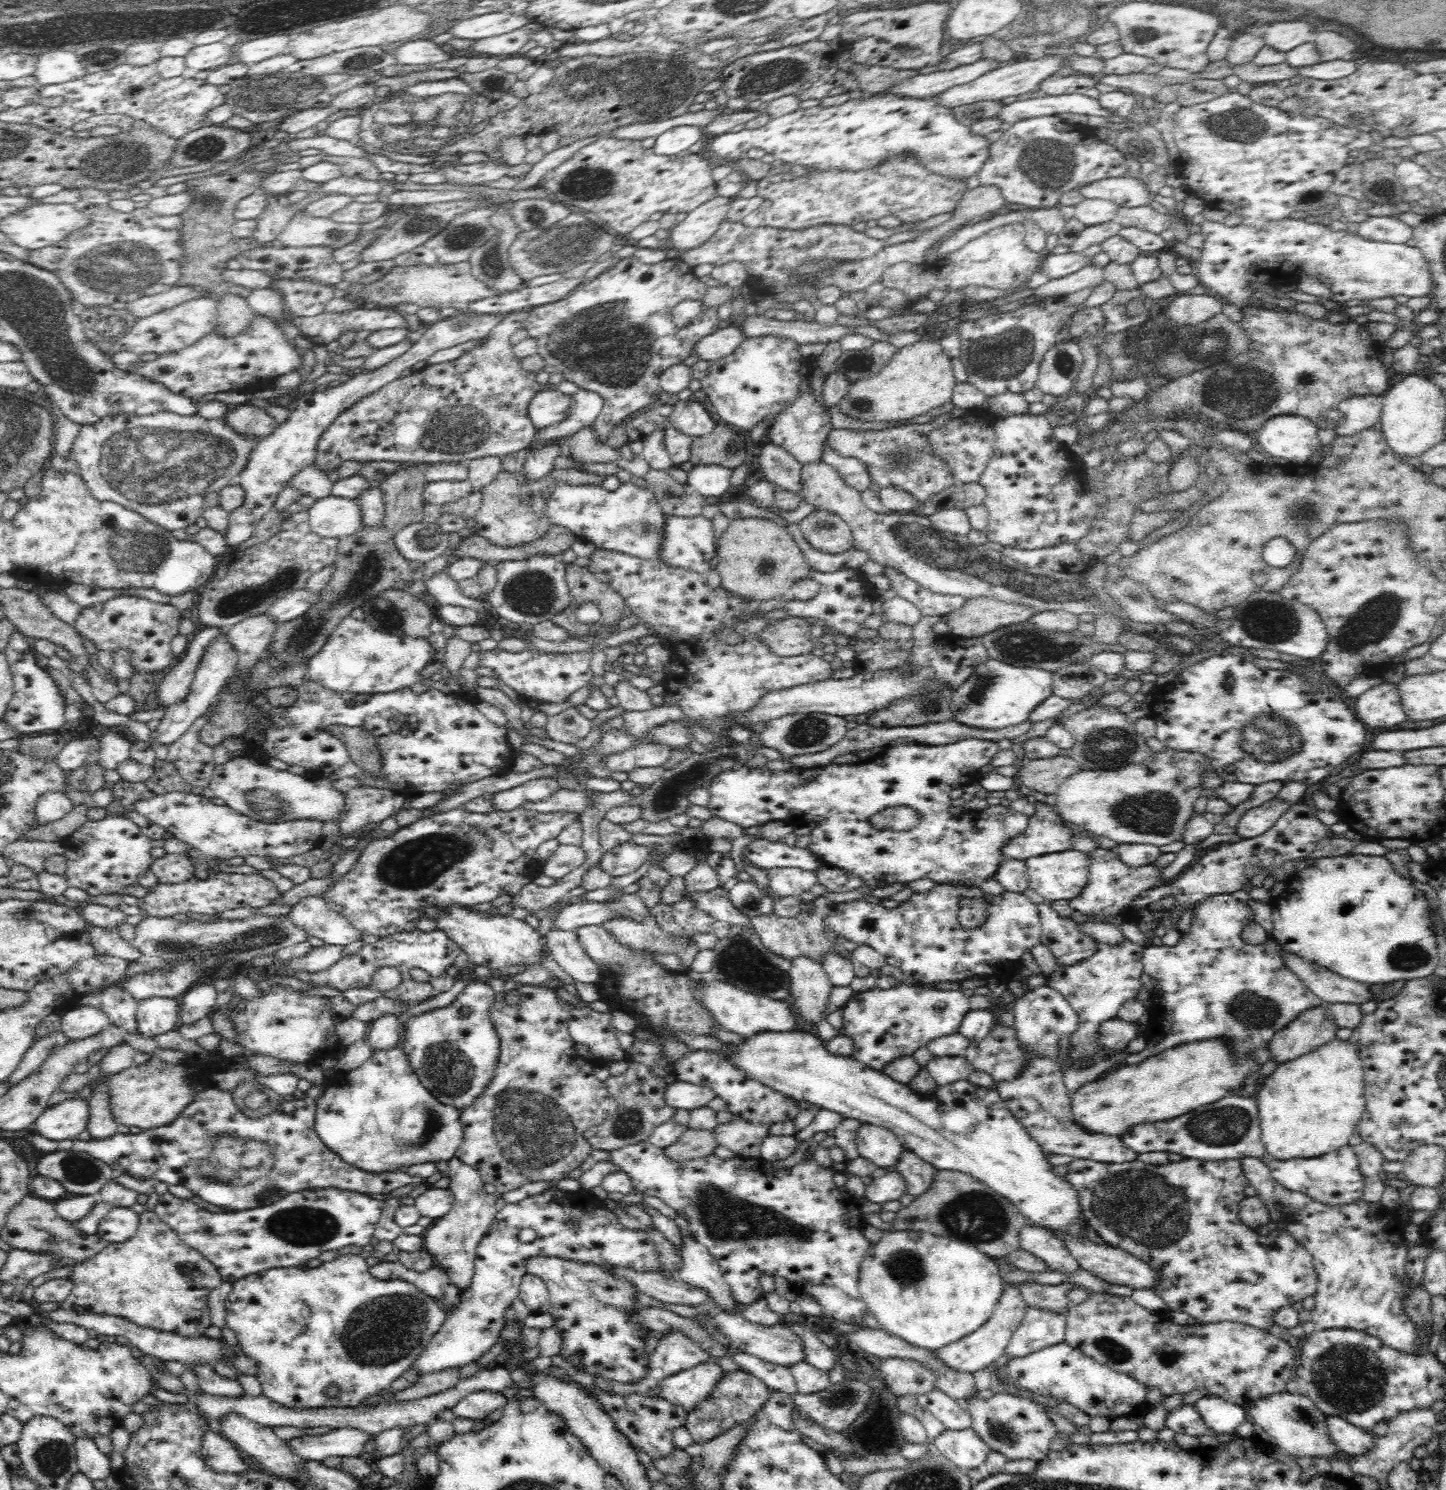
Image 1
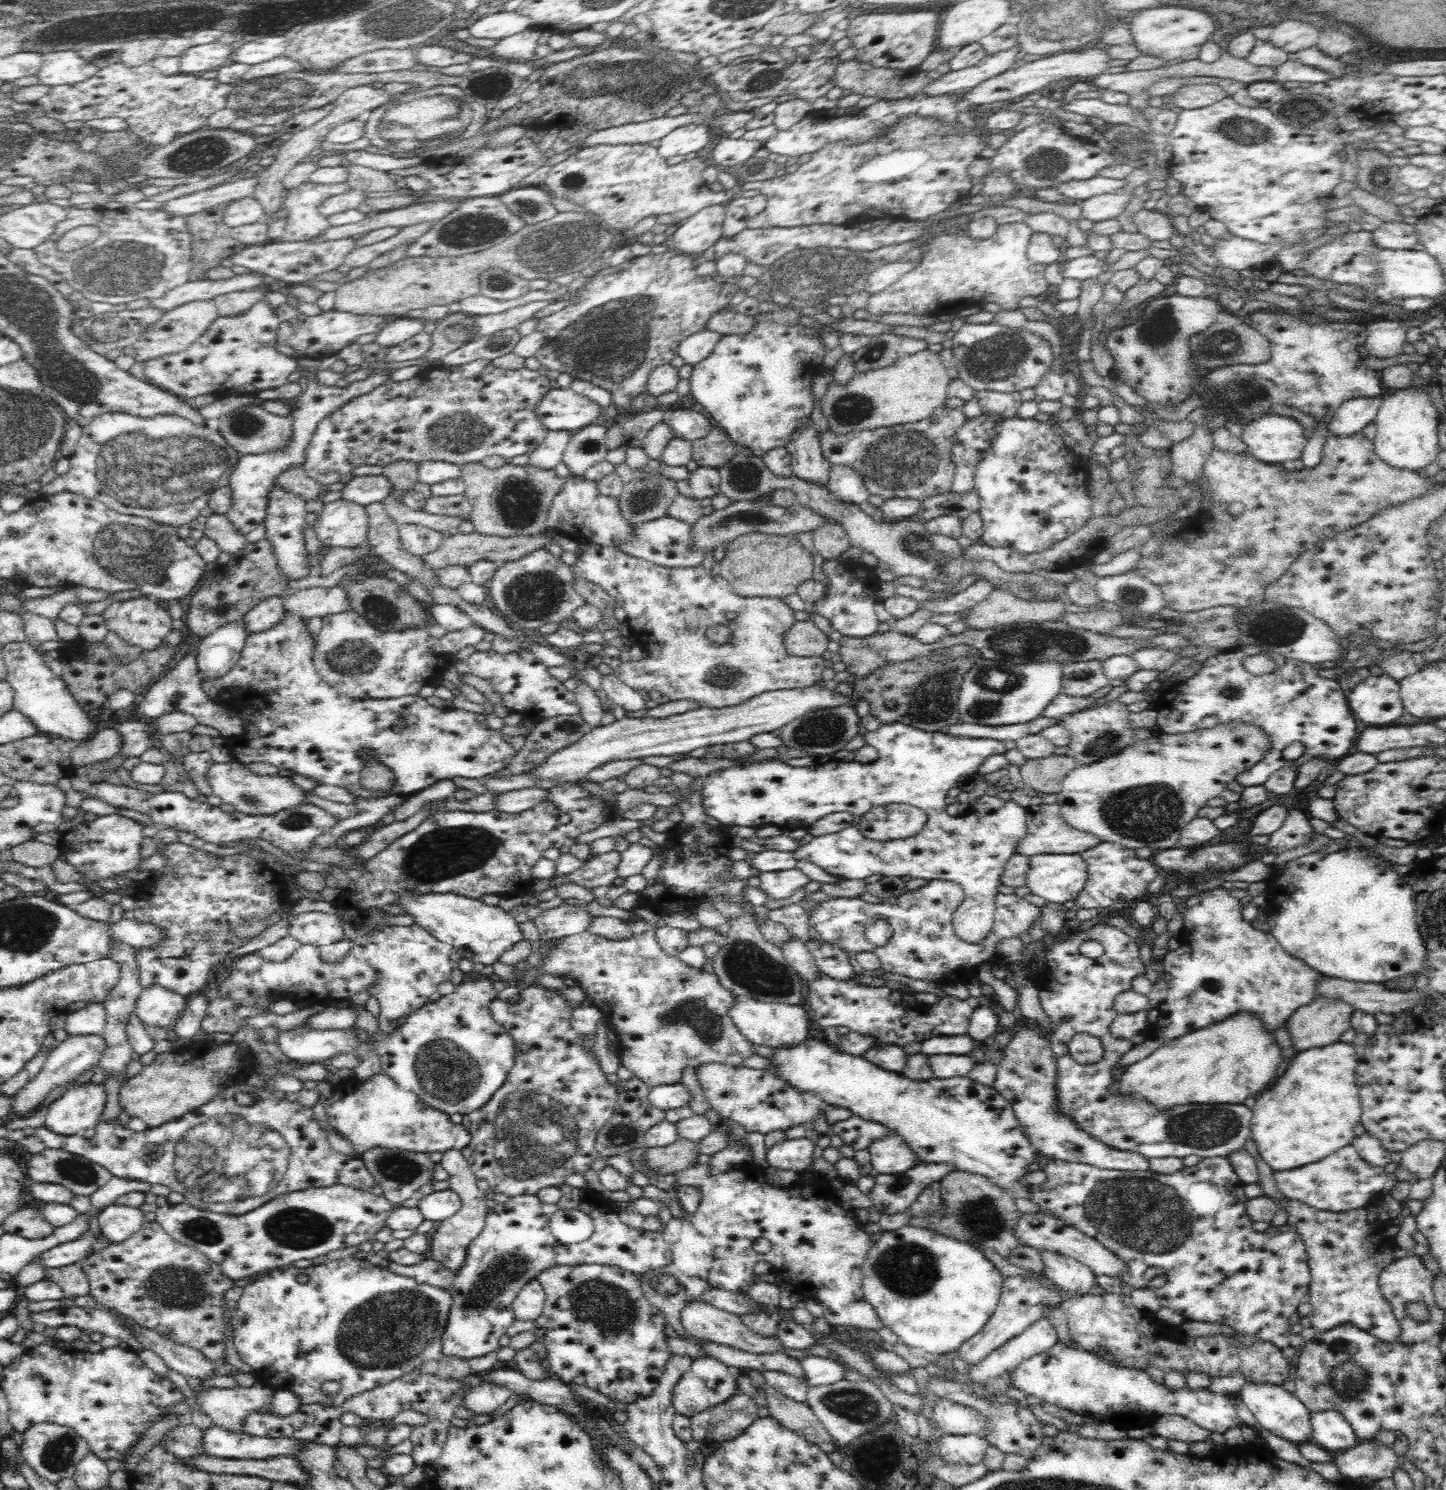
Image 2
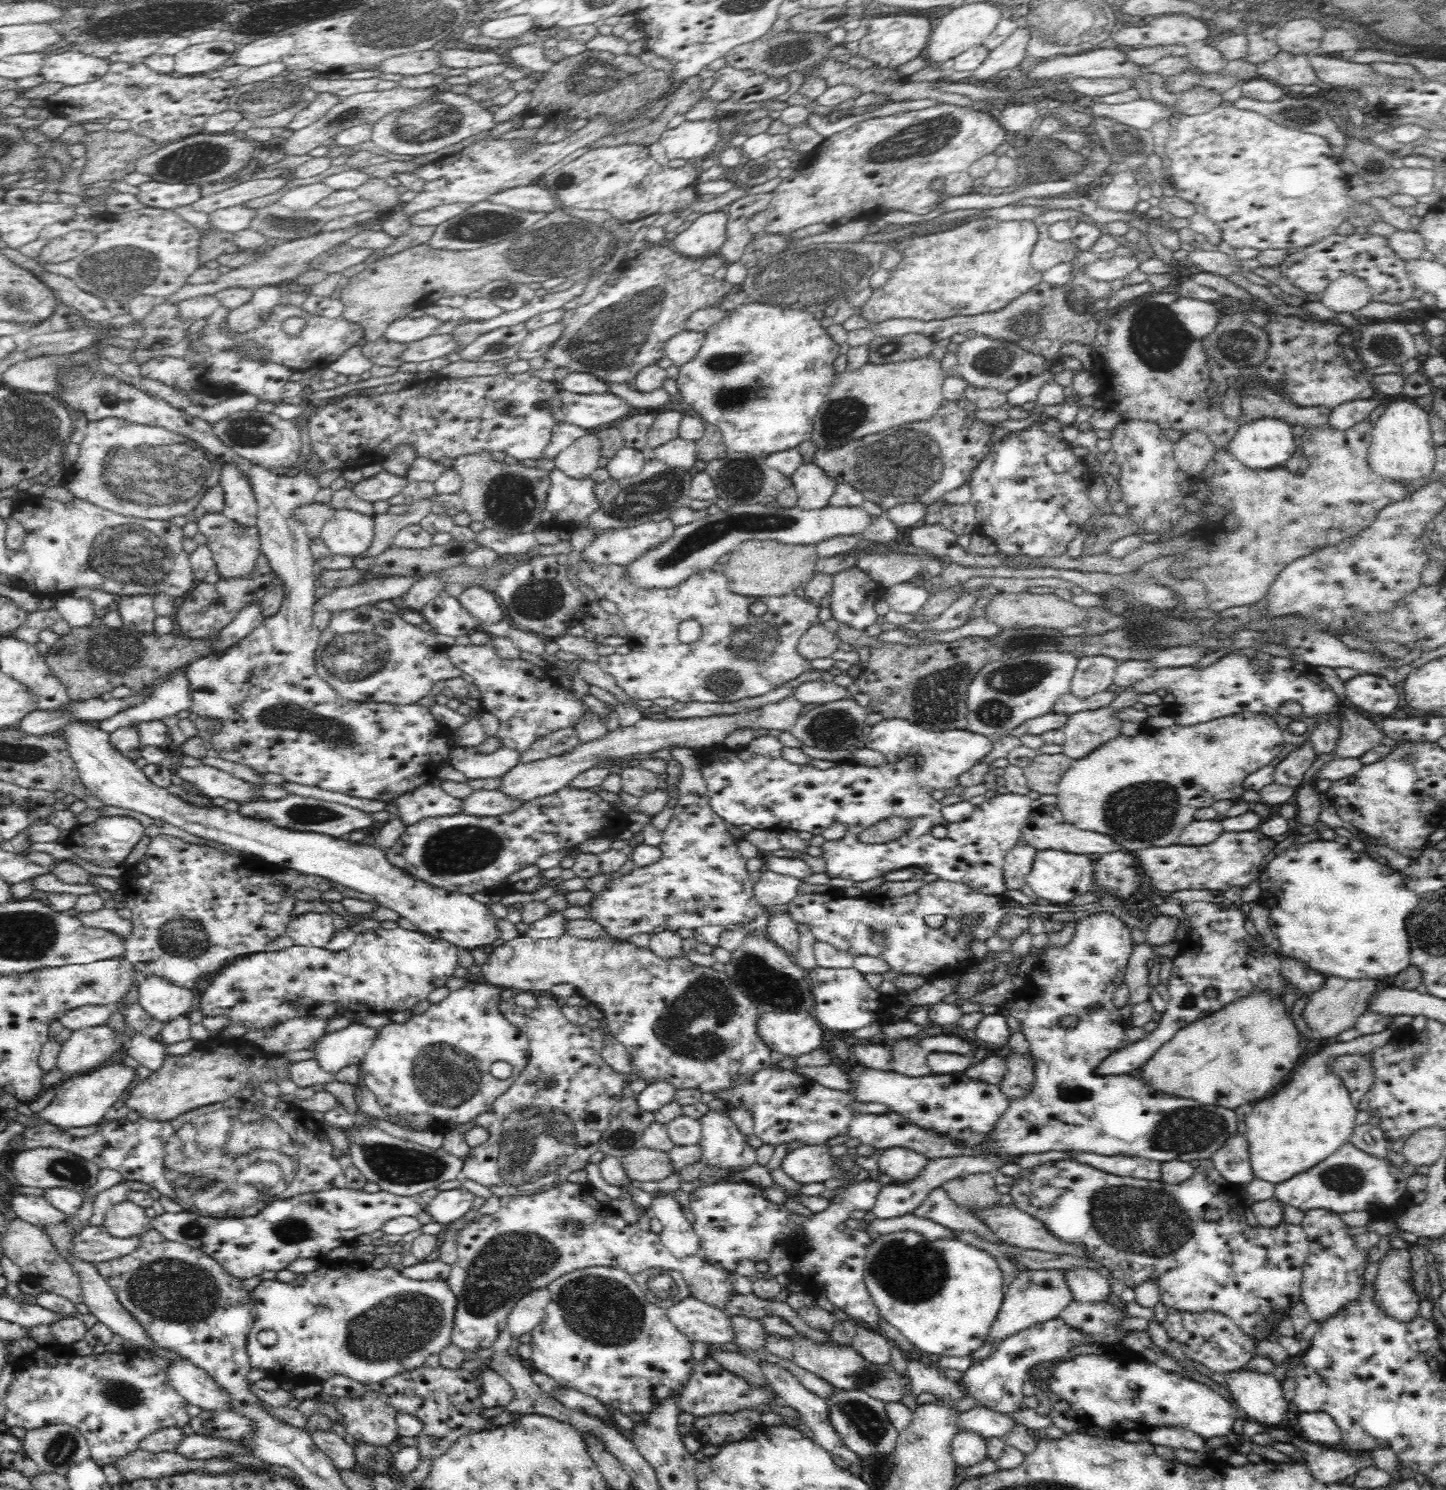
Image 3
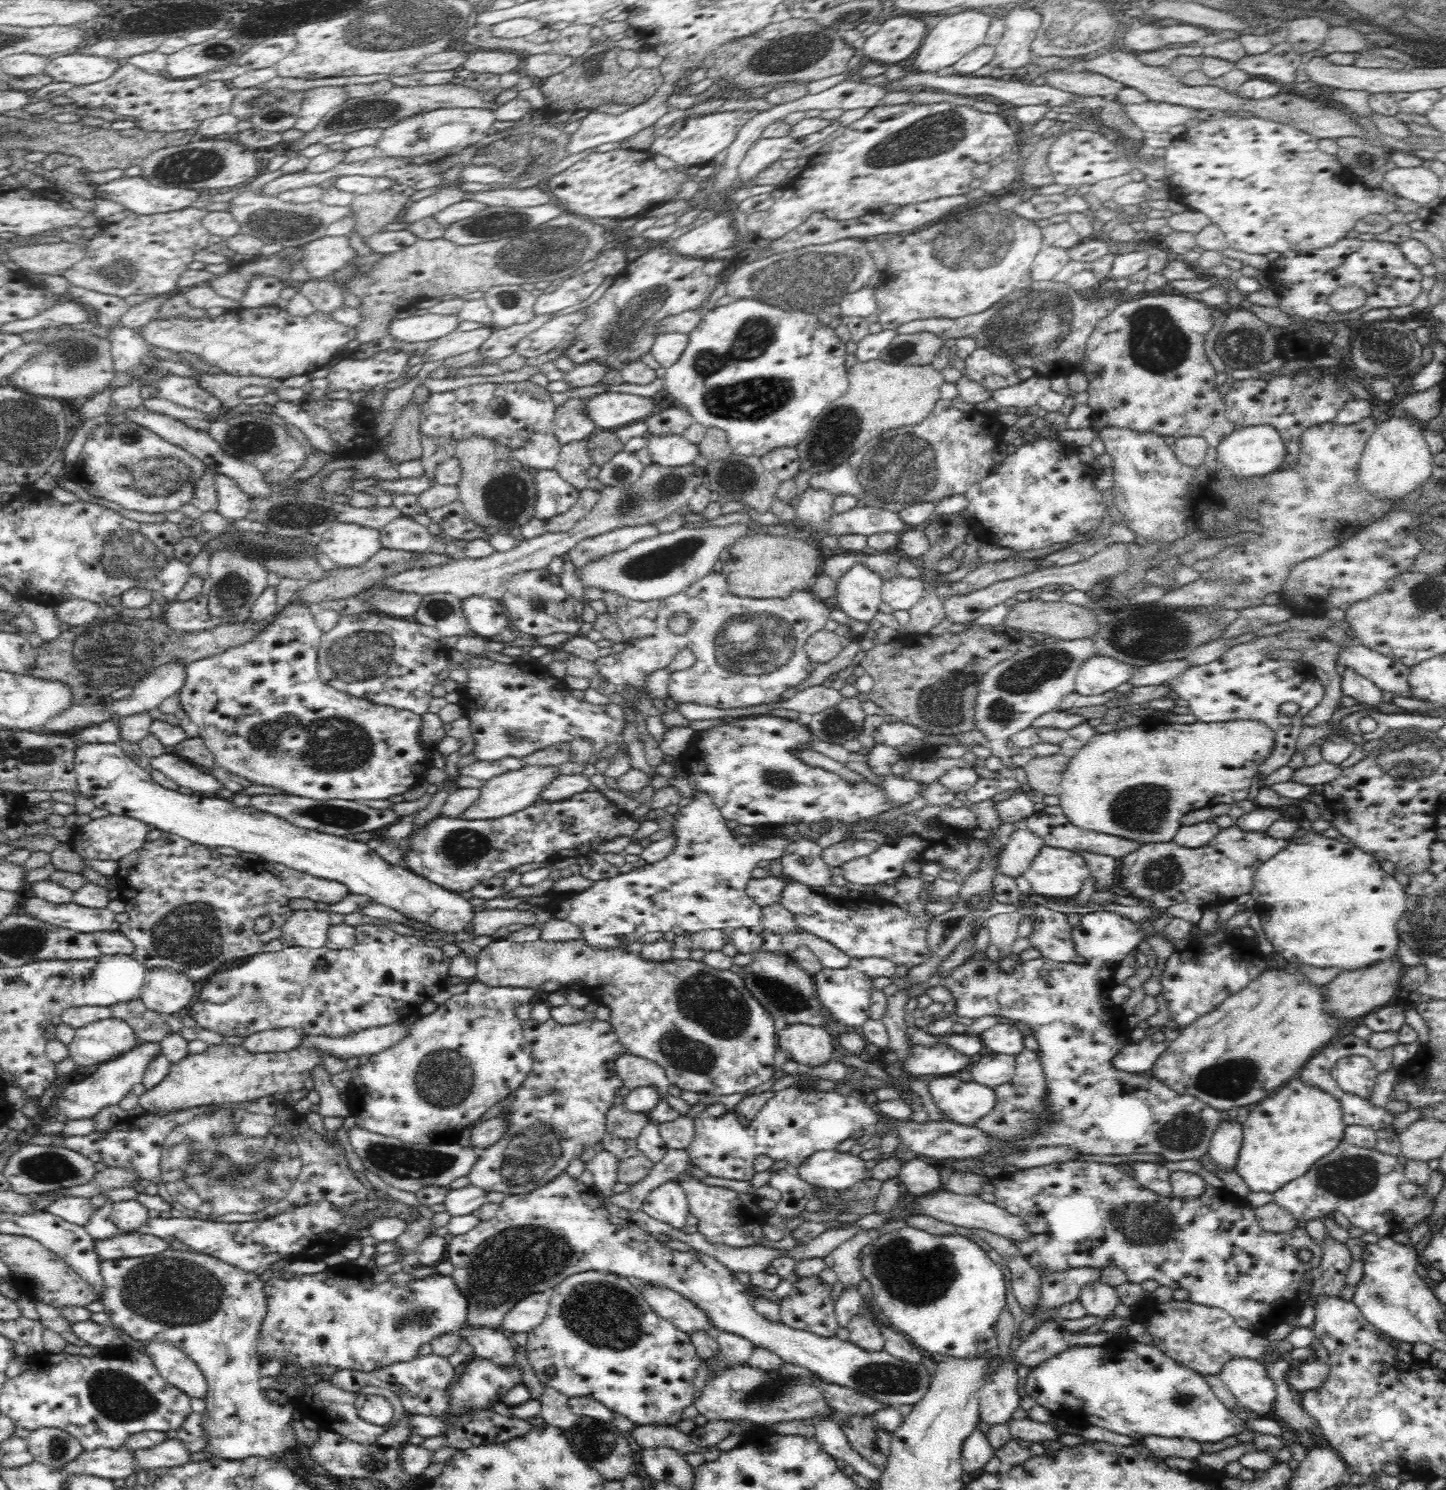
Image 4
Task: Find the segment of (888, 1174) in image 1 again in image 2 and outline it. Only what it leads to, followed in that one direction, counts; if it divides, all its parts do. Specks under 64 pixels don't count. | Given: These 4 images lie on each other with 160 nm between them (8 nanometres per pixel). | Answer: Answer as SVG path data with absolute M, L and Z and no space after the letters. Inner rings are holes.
M946 1162L918 1163L902 1174L877 1175L875 1185L868 1193L872 1210L881 1214L900 1214L910 1208L917 1196L933 1182L956 1171L953 1164Z

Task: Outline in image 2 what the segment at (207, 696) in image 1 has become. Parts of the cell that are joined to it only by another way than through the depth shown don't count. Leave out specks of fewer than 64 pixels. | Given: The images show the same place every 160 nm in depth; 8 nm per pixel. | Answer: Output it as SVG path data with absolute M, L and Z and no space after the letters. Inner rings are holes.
M238 620L202 637L196 647L199 672L214 680L224 676L240 659L248 635L244 621Z

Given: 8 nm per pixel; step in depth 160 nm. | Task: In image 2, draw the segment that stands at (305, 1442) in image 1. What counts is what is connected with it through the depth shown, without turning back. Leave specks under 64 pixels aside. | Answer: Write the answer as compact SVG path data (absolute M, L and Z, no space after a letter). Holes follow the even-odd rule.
M212 1424L202 1431L200 1454L232 1460L264 1460L274 1456L290 1456L300 1450L300 1444L302 1441L296 1439L257 1437Z

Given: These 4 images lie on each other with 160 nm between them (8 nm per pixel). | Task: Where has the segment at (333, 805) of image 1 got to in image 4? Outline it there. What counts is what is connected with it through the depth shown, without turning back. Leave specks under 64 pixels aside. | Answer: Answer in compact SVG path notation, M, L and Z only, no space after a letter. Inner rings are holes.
M160 754L156 758L149 758L148 769L158 769L160 773L174 780L178 787L192 789L194 793L205 796L217 796L218 789L222 789L222 784L210 774L205 774L200 768L191 766L176 754Z

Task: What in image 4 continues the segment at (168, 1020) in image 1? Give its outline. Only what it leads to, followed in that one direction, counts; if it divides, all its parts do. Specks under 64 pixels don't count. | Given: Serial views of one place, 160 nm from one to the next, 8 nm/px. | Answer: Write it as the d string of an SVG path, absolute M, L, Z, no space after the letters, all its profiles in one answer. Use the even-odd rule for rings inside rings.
M160 967L146 970L141 990L146 1009L170 1015L186 1011L197 992L194 980L184 971Z

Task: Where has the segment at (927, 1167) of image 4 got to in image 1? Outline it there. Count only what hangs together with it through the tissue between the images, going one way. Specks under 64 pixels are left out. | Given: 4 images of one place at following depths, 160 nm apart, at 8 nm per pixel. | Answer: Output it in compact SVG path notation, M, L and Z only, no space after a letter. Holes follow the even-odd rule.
M864 1123L858 1132L857 1147L860 1156L873 1162L879 1172L894 1170L900 1155L905 1151L892 1132Z

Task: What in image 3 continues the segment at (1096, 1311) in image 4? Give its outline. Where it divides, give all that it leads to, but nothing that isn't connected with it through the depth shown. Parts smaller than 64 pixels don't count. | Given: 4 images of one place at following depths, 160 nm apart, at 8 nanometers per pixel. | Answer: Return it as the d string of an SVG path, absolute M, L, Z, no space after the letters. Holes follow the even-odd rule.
M1088 1268L1068 1270L1065 1274L1073 1300L1081 1303L1108 1302L1112 1293L1108 1278Z

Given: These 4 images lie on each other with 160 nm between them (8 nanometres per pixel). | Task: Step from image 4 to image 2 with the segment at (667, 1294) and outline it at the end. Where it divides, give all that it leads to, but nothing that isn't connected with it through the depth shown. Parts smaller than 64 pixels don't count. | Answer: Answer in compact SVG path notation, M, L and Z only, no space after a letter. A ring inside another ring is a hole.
M694 1299L685 1304L680 1311L680 1322L689 1336L696 1337L702 1342L726 1345L742 1352L754 1352L756 1354L782 1350L782 1345L776 1337L762 1337L746 1328L739 1316L716 1308L700 1299Z

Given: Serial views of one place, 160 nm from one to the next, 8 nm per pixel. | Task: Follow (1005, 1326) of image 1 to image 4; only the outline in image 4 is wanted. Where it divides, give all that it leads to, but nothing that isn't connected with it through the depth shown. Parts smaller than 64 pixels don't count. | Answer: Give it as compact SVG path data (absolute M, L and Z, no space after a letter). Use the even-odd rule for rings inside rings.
M1072 1268L1068 1272L1054 1272L1041 1278L1039 1308L1047 1311L1054 1306L1079 1300L1080 1291L1092 1283L1103 1283L1102 1270L1094 1268Z

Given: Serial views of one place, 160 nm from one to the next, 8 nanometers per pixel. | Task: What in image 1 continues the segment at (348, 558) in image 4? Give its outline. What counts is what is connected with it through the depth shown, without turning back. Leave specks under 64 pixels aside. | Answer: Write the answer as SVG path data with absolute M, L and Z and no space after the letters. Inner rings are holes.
M327 496L308 510L310 527L321 538L342 540L363 528L362 512L355 500Z

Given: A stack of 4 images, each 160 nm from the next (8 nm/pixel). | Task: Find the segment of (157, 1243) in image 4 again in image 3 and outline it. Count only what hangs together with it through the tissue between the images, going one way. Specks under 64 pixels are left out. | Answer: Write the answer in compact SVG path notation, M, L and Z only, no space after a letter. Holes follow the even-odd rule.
M100 1225L84 1227L73 1238L71 1254L86 1262L101 1263L132 1254L141 1243L141 1236L118 1238Z

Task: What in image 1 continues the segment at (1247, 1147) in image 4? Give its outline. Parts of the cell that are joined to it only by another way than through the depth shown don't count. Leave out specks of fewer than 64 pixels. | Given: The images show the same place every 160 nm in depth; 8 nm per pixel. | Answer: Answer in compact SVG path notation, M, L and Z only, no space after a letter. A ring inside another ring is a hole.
M1334 1039L1314 1052L1282 1063L1270 1078L1261 1079L1256 1090L1256 1106L1264 1150L1276 1160L1313 1159L1348 1144L1364 1114L1363 1065L1357 1047L1350 1041Z

